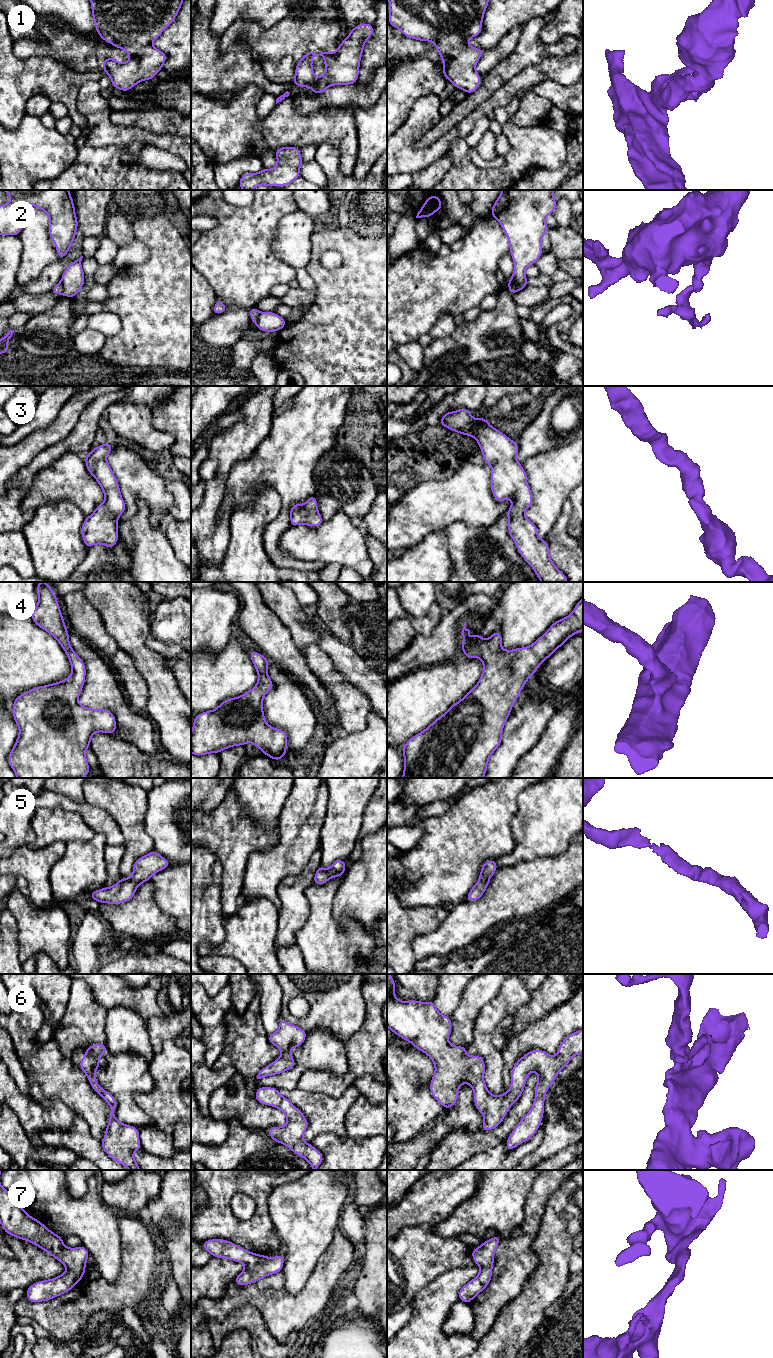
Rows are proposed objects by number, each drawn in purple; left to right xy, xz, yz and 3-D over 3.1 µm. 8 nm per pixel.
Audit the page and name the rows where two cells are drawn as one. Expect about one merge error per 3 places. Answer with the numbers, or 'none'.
2

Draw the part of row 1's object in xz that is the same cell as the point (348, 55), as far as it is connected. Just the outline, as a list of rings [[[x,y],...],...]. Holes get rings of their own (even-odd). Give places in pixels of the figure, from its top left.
[[[370,23],[359,24],[352,28],[335,52],[309,52],[299,58],[295,76],[291,81],[296,86],[308,87],[314,94],[323,93],[334,85],[352,85],[359,77],[360,61],[366,41],[373,35]],[[315,56],[323,57],[326,71],[319,78],[315,77],[312,61]]]

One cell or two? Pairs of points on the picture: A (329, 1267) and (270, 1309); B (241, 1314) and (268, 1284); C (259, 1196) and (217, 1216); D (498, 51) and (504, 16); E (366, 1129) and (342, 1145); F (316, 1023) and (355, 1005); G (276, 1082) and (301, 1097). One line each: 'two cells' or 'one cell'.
A: one cell
B: two cells
C: one cell
D: two cells
E: two cells
F: one cell
G: two cells

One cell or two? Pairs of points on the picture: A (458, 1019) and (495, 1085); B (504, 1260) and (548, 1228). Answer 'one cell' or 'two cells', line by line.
A: two cells
B: two cells

